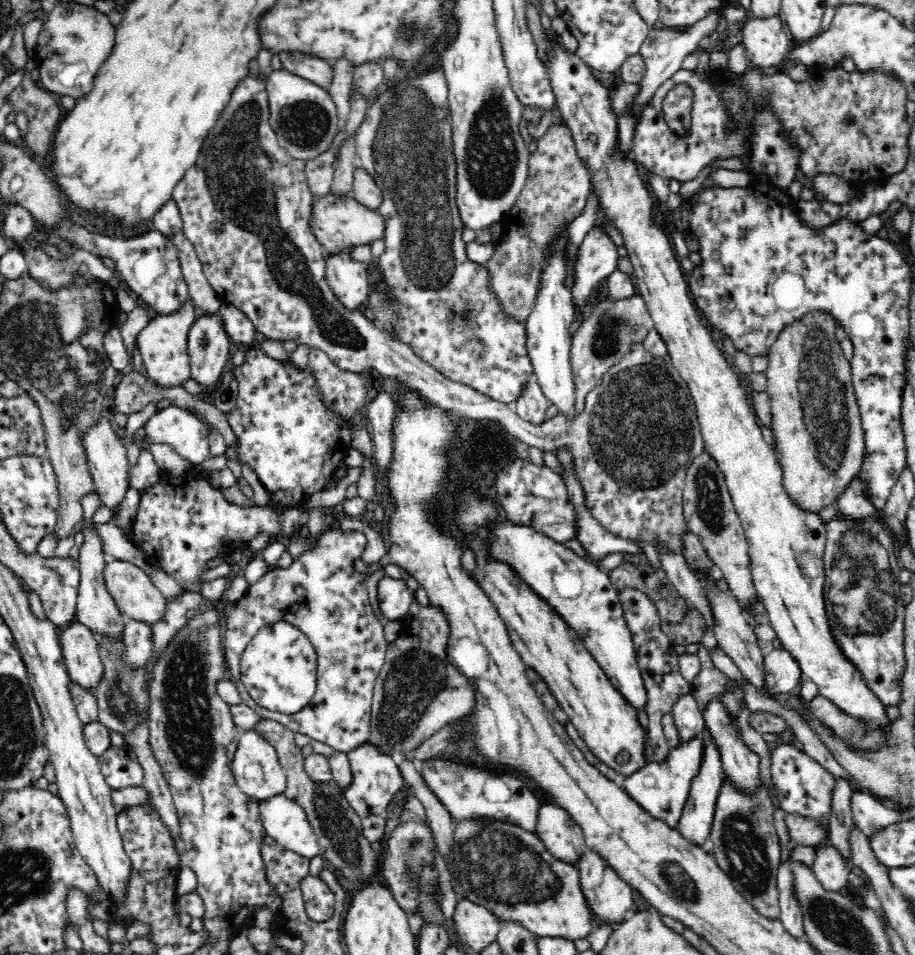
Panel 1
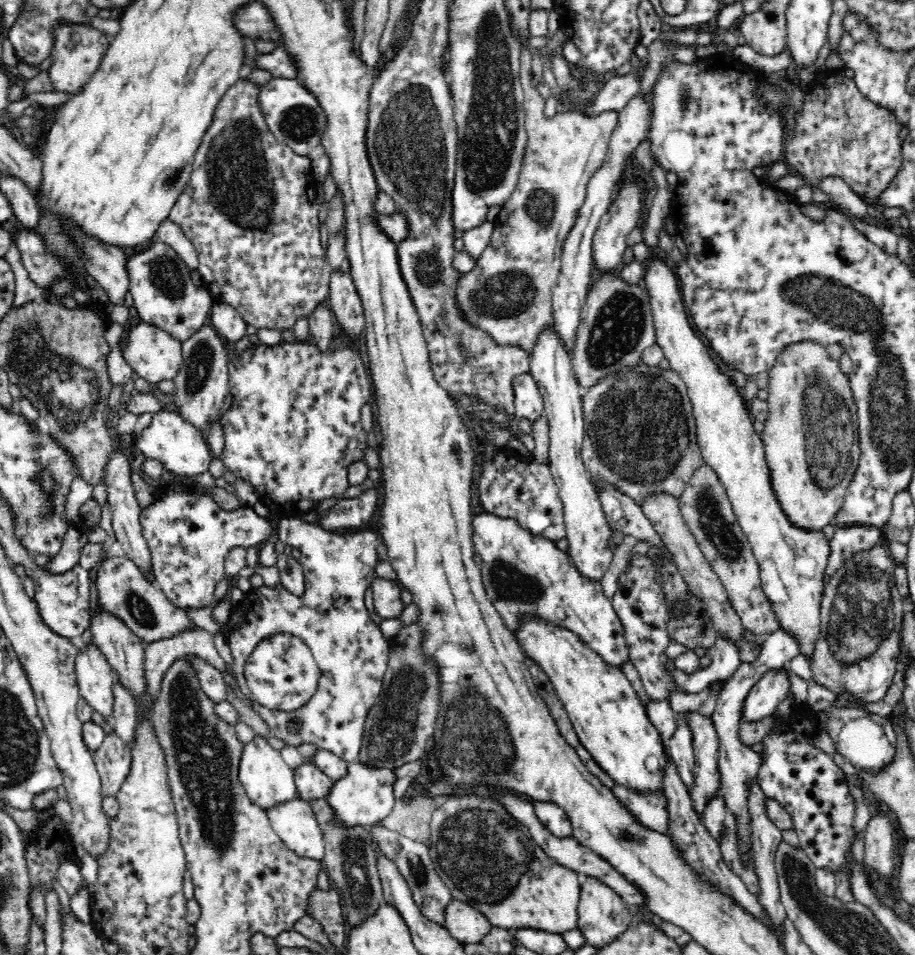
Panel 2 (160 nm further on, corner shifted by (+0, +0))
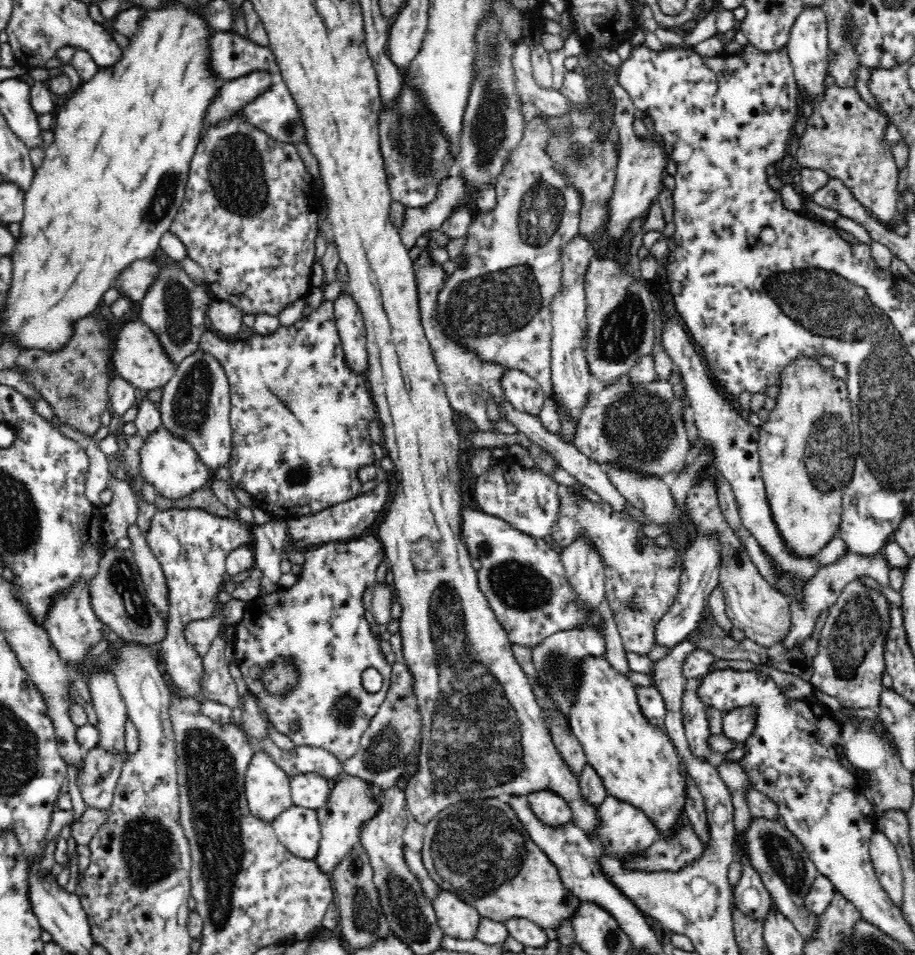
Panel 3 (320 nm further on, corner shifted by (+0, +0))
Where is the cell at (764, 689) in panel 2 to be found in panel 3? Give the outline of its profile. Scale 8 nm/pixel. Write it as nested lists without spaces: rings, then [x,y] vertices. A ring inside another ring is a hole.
[[[752,703],[733,708],[723,716],[722,733],[736,741],[746,741],[755,730],[758,716],[758,707]]]

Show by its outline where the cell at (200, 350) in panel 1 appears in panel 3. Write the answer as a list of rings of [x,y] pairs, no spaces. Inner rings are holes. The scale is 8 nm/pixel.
[[[196,349],[178,364],[172,379],[163,387],[159,402],[161,423],[184,437],[198,451],[212,474],[227,466],[231,451],[231,387],[220,359],[210,351]]]

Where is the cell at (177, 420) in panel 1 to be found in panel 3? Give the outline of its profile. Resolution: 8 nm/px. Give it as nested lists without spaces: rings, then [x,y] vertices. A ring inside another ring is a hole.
[[[164,423],[145,436],[144,444],[140,448],[140,467],[143,480],[150,482],[158,493],[170,498],[190,495],[197,488],[209,485],[213,475],[210,467],[200,459],[192,443],[168,429]]]

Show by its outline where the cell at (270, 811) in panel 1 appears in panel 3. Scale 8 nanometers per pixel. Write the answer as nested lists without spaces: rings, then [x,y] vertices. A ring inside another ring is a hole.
[[[292,805],[271,820],[274,834],[290,853],[304,860],[316,859],[321,826],[316,809]]]

